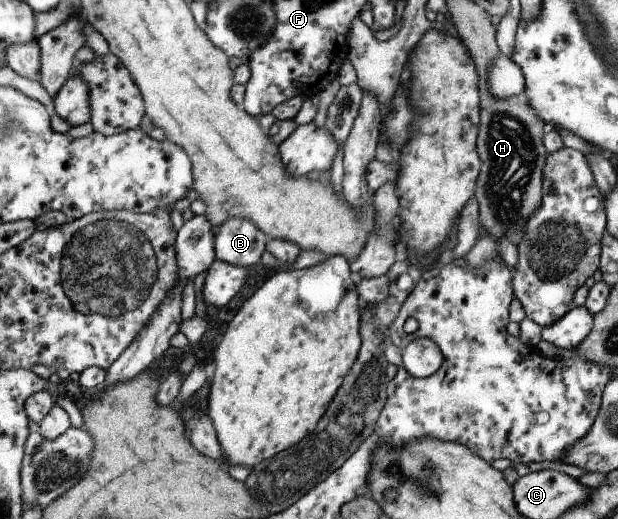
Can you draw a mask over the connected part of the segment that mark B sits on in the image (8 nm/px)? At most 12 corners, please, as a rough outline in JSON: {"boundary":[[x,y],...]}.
{"boundary":[[229,217],[215,229],[215,260],[245,268],[268,238],[251,221]]}

